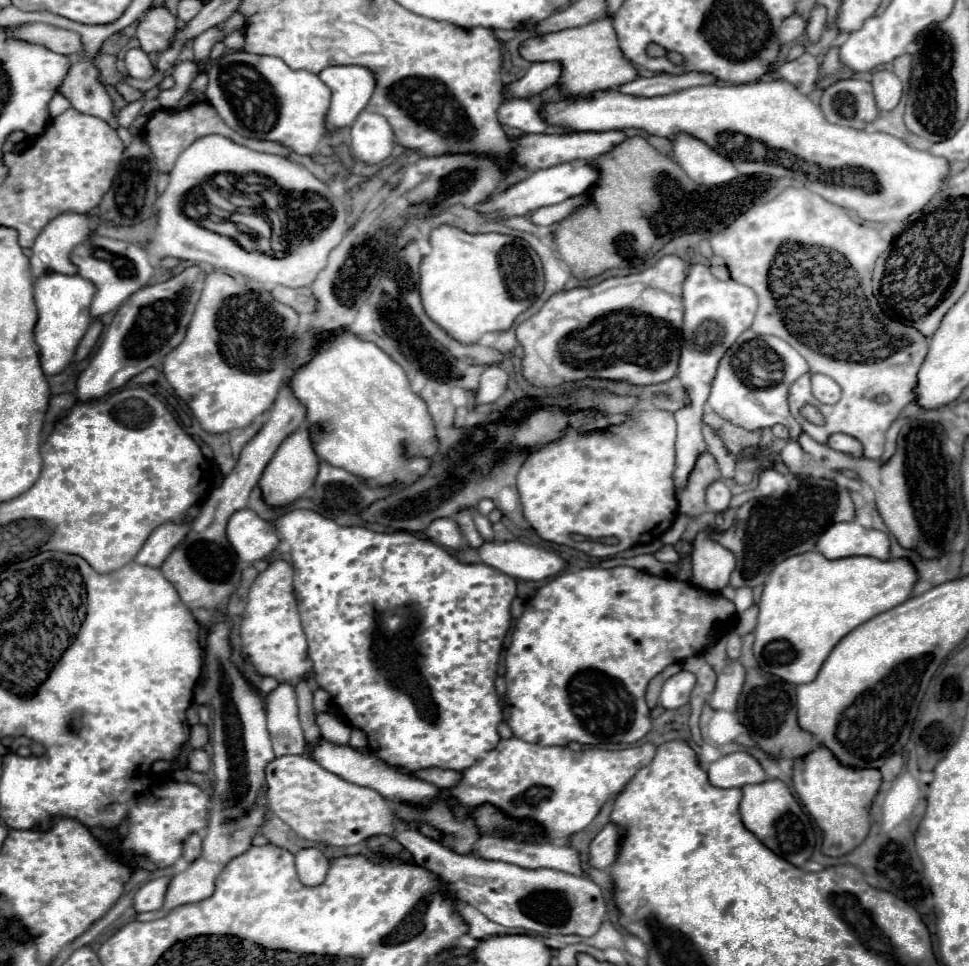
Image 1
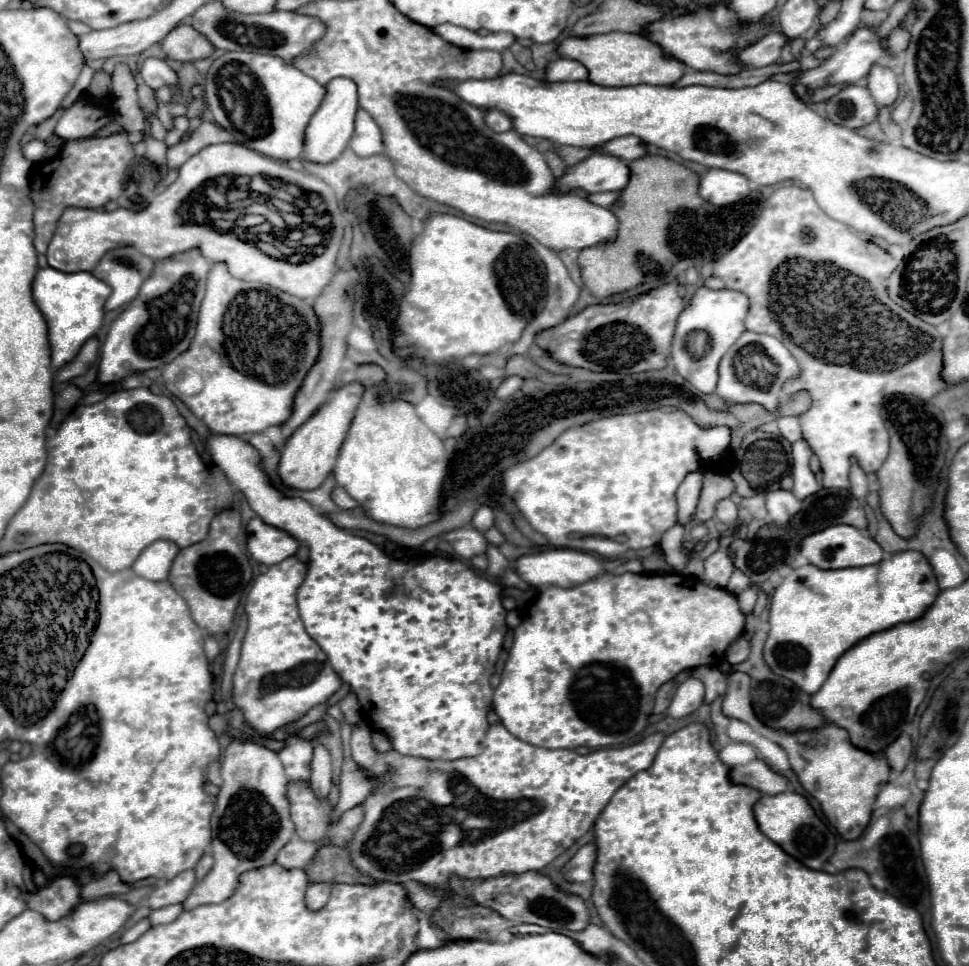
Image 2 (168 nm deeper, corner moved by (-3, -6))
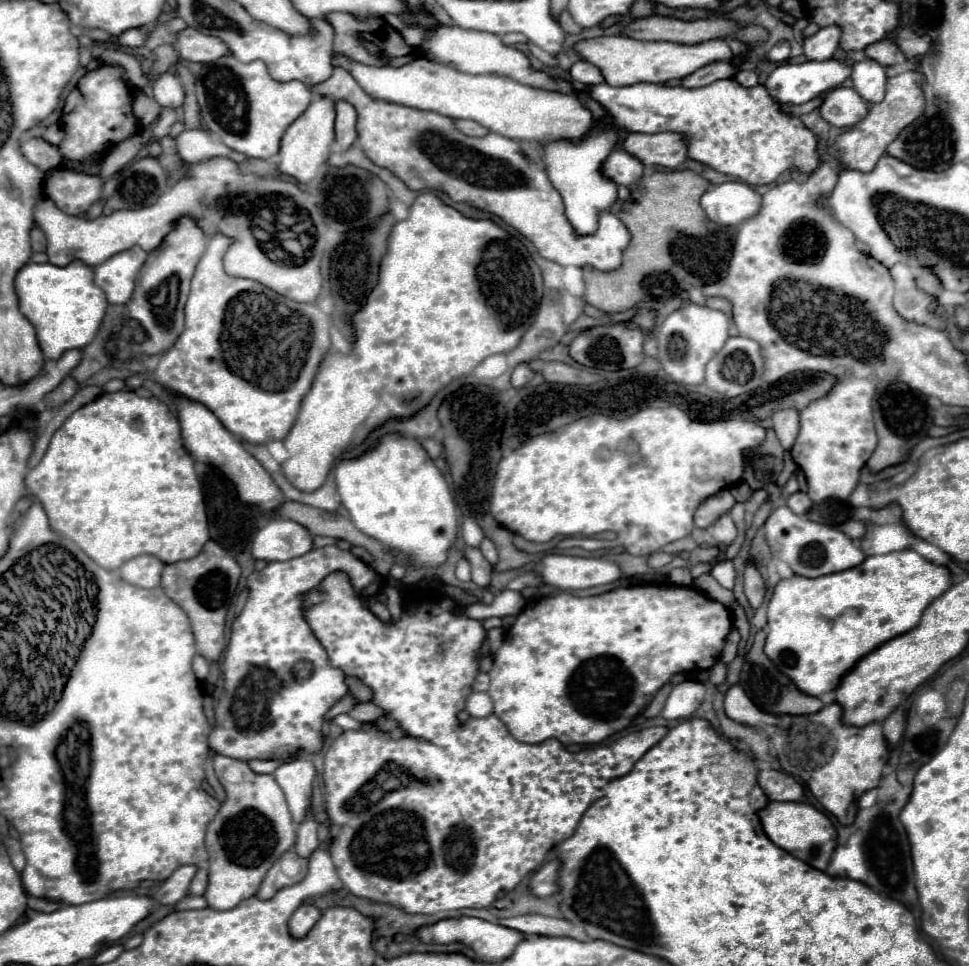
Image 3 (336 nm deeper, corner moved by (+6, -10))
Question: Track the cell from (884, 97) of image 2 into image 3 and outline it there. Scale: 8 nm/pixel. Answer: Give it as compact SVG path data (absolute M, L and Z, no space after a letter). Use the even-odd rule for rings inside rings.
M865 58L861 62L855 62L851 80L853 80L853 86L859 92L859 96L863 100L867 100L869 104L883 100L887 76L885 76L885 68L881 64L877 64L875 60Z

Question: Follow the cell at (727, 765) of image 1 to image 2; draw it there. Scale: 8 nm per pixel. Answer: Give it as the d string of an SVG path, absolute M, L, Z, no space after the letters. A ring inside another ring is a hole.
M752 760L744 766L730 768L730 780L760 790L762 794L780 794L788 790L788 780L776 774L764 760Z

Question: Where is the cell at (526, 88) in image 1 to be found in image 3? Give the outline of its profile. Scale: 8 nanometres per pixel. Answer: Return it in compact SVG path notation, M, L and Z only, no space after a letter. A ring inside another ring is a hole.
M579 60L577 64L573 64L573 68L571 68L571 78L573 78L575 82L587 84L587 86L595 86L595 84L605 82L601 70L599 70L597 66L585 62L585 60Z

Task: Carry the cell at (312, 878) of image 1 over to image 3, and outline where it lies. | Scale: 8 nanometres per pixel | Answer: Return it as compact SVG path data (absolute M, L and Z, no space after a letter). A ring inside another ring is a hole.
M303 904L301 908L295 910L295 914L289 920L289 932L293 938L303 938L307 936L307 932L317 924L321 912L315 906Z

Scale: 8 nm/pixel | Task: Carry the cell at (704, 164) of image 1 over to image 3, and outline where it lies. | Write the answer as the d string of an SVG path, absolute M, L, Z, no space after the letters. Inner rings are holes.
M725 182L707 190L701 206L713 222L721 226L737 226L761 210L761 194L743 182Z

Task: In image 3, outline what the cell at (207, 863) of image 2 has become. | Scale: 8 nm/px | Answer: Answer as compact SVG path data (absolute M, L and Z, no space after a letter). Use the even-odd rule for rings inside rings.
M199 868L191 886L189 886L189 894L193 896L203 896L205 894L205 888L207 888L207 870L205 868Z

